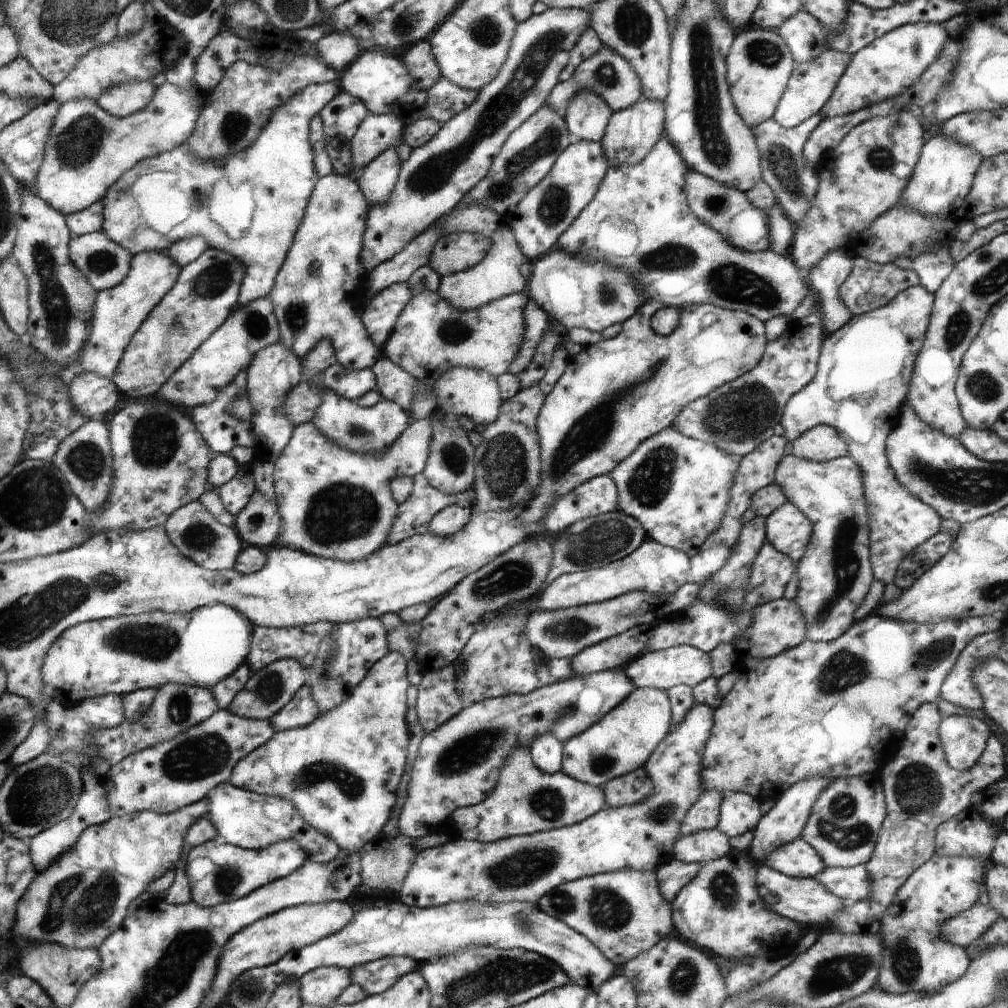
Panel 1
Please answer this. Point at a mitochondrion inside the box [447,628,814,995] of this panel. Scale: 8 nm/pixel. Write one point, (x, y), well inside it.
(606, 909)

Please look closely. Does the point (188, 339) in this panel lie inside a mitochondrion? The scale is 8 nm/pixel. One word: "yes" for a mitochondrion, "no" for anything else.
no

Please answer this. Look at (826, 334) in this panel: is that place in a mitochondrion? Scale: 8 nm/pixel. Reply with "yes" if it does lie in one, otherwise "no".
no

